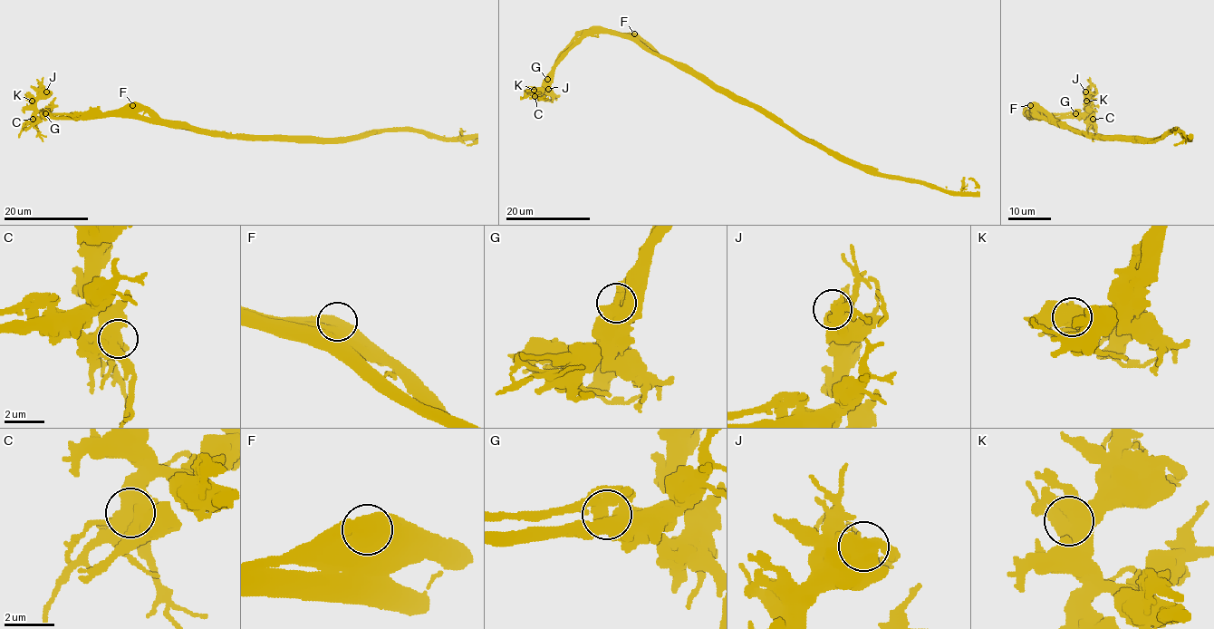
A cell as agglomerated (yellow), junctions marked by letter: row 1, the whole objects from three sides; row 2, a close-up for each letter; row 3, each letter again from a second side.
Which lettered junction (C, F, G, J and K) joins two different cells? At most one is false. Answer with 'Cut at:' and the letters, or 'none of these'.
Cut at: G

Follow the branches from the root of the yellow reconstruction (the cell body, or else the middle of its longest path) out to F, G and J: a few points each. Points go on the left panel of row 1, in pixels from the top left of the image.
F: (236, 137), (168, 126), (132, 105)
G: (236, 137), (203, 133), (123, 115), (48, 117), (44, 113)
J: (236, 137), (203, 133), (123, 115), (44, 117), (37, 111), (36, 101), (46, 91)

